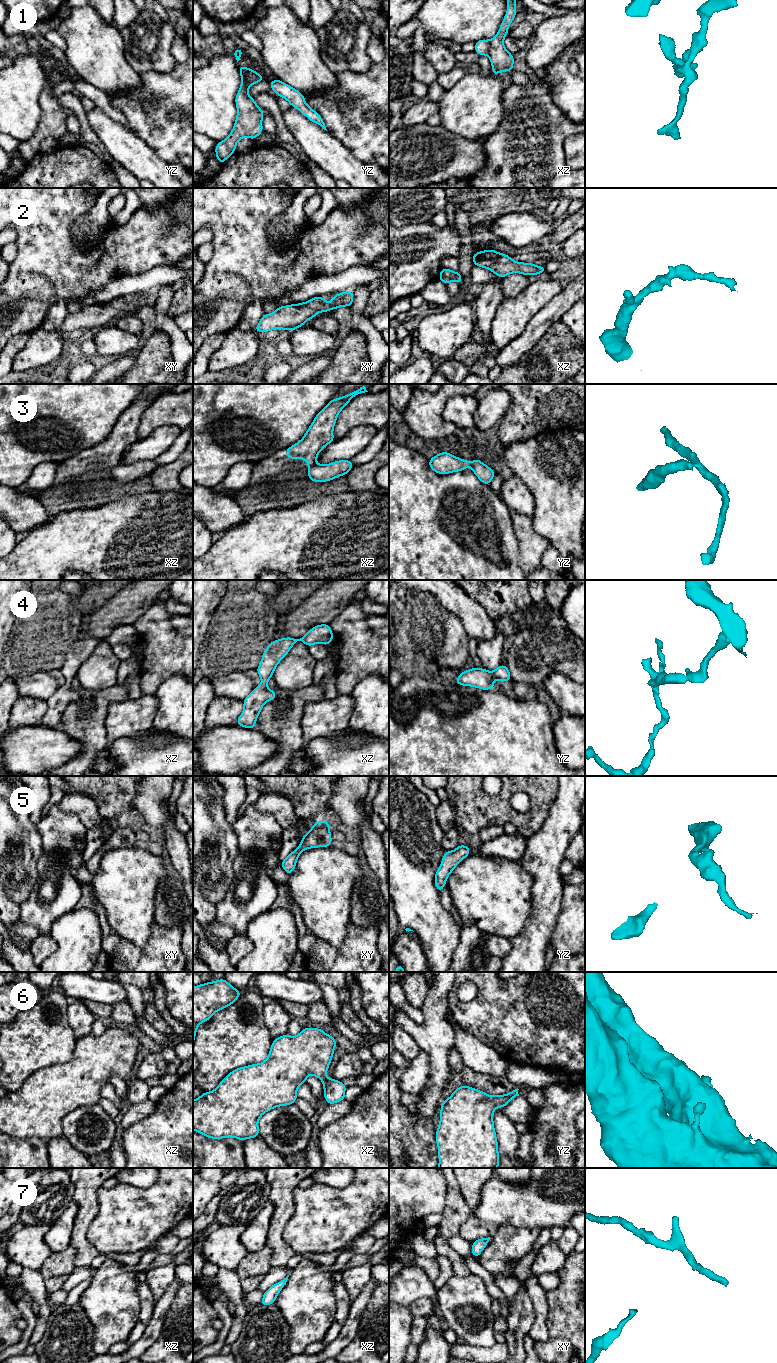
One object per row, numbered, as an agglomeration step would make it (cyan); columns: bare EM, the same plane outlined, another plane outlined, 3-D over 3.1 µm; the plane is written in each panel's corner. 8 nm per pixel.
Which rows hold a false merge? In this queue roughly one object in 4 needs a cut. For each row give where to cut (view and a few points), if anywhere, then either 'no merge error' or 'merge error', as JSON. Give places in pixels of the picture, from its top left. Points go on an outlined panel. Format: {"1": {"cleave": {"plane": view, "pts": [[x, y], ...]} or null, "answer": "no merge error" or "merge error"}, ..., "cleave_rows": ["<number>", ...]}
{"1": {"cleave": {"plane": "xz", "pts": [[489, 41], [489, 51], [487, 54]]}, "answer": "merge error"}, "2": {"cleave": null, "answer": "no merge error"}, "3": {"cleave": {"plane": "xz", "pts": [[315, 463], [308, 468]]}, "answer": "merge error"}, "4": {"cleave": null, "answer": "no merge error"}, "5": {"cleave": null, "answer": "no merge error"}, "6": {"cleave": null, "answer": "no merge error"}, "7": {"cleave": null, "answer": "no merge error"}, "cleave_rows": ["1", "3"]}

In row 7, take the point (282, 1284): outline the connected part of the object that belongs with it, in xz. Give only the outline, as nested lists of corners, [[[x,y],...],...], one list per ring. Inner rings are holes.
[[[289,1275],[284,1280],[272,1285],[266,1292],[264,1292],[263,1299],[261,1301],[262,1306],[268,1306],[272,1303],[275,1303],[276,1297],[281,1289],[286,1285]]]

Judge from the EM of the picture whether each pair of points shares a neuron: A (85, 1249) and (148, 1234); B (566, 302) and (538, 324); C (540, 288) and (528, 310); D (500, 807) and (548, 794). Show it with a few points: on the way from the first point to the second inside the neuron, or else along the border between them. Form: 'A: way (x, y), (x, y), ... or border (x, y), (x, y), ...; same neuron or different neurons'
A: border (89, 1224), (87, 1239), (100, 1252); different neurons
B: way (559, 305), (545, 318); same neuron
C: way (538, 293), (528, 305); same neuron
D: way (507, 793), (514, 786), (534, 786); same neuron

